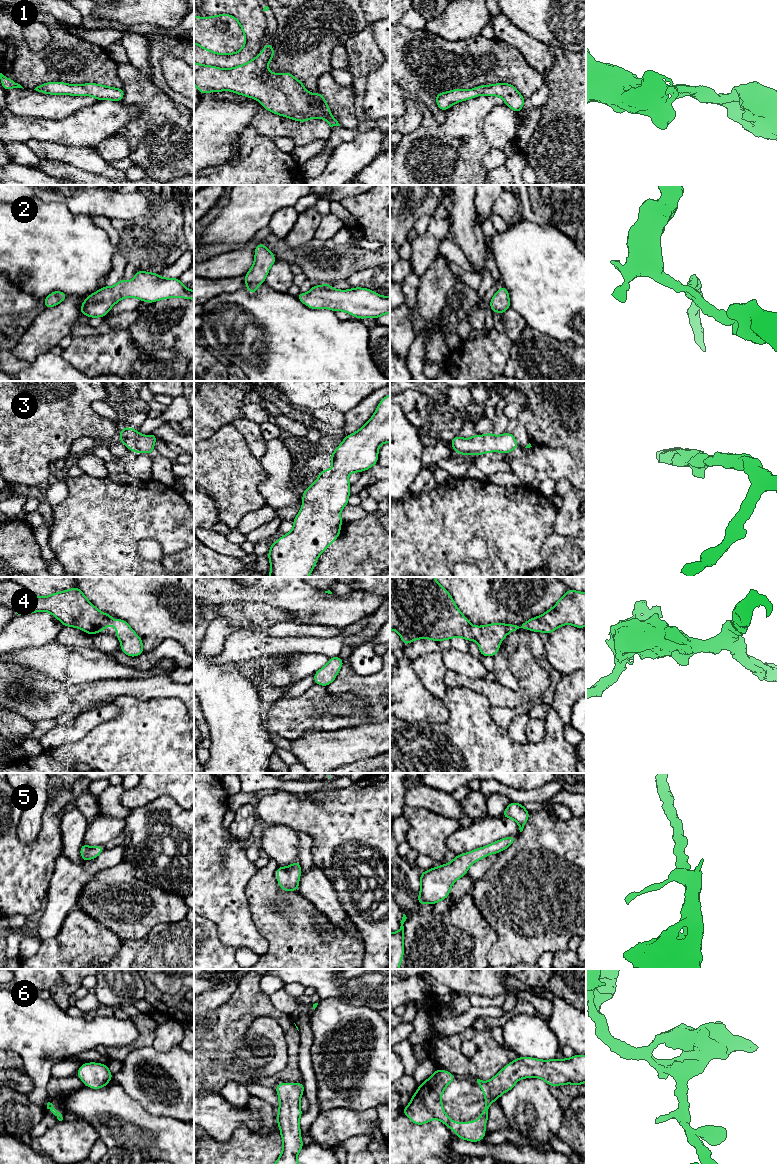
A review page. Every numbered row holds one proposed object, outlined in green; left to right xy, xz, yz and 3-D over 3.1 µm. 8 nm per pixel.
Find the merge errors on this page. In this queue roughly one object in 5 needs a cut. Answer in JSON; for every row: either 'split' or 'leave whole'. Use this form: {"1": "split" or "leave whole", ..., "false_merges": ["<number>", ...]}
{"1": "leave whole", "2": "leave whole", "3": "leave whole", "4": "leave whole", "5": "leave whole", "6": "leave whole", "false_merges": []}

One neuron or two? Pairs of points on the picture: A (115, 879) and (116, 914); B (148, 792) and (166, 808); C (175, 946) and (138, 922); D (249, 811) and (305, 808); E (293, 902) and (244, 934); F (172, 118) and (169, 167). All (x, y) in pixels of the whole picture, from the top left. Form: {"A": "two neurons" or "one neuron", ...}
{"A": "one neuron", "B": "two neurons", "C": "two neurons", "D": "two neurons", "E": "two neurons", "F": "one neuron"}

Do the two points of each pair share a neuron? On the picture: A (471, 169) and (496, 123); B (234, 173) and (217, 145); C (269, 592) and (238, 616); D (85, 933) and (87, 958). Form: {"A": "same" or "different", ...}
{"A": "different", "B": "different", "C": "different", "D": "different"}

